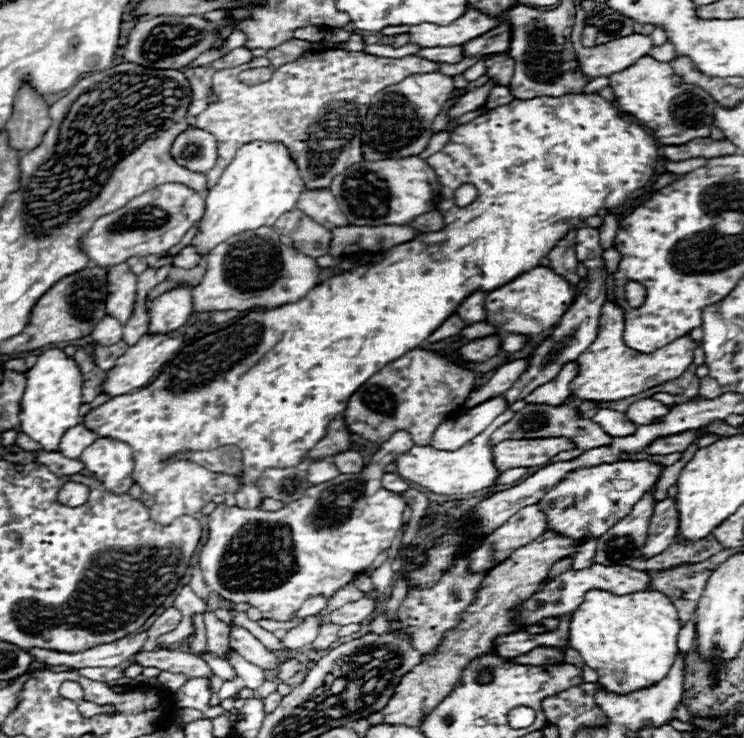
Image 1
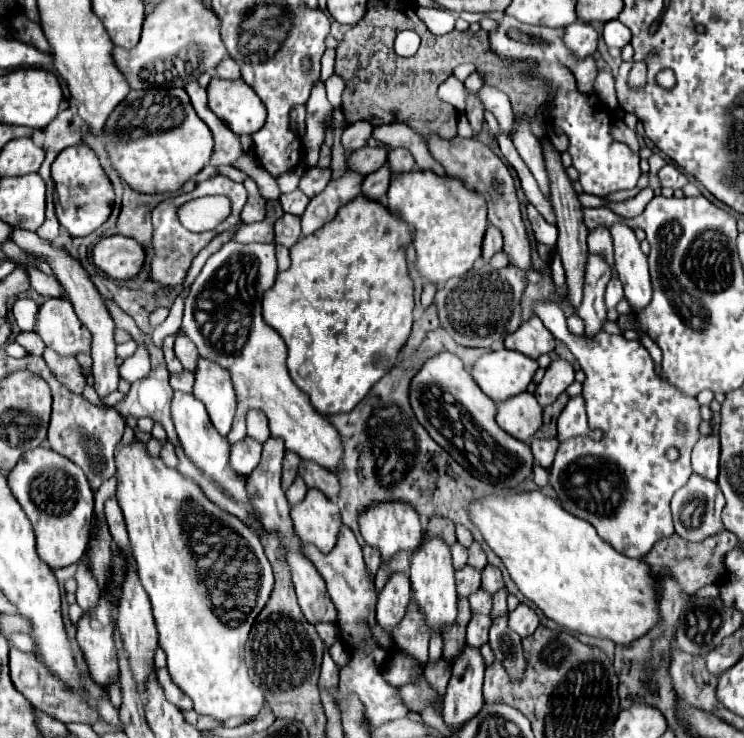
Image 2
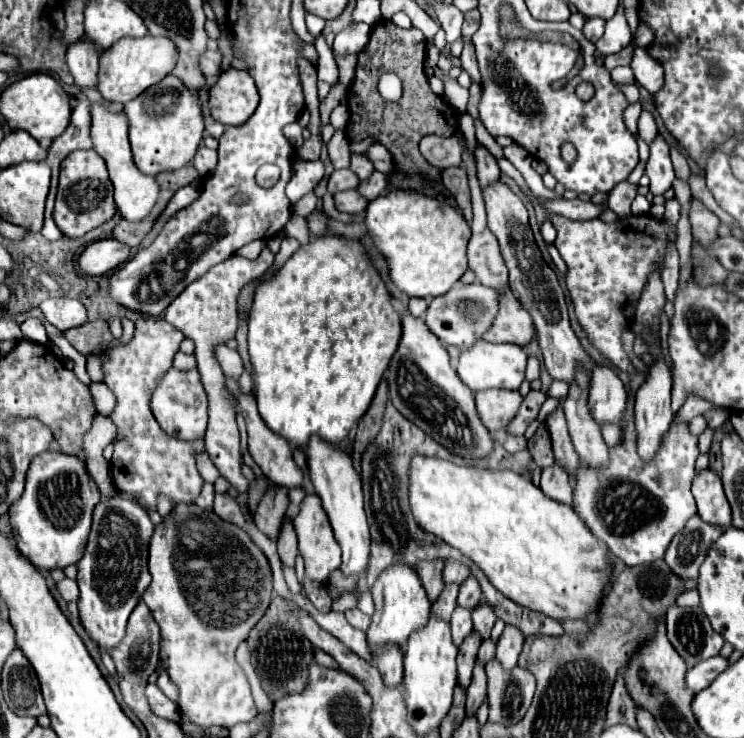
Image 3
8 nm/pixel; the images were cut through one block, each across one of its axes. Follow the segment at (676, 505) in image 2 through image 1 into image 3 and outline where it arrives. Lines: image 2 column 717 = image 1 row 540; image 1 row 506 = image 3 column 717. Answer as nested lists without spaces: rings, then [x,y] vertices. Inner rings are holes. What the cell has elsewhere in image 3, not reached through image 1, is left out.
[[[698,514],[672,538],[664,560],[684,580],[698,578],[698,568],[704,562],[710,546],[722,536],[718,526],[708,526]]]

